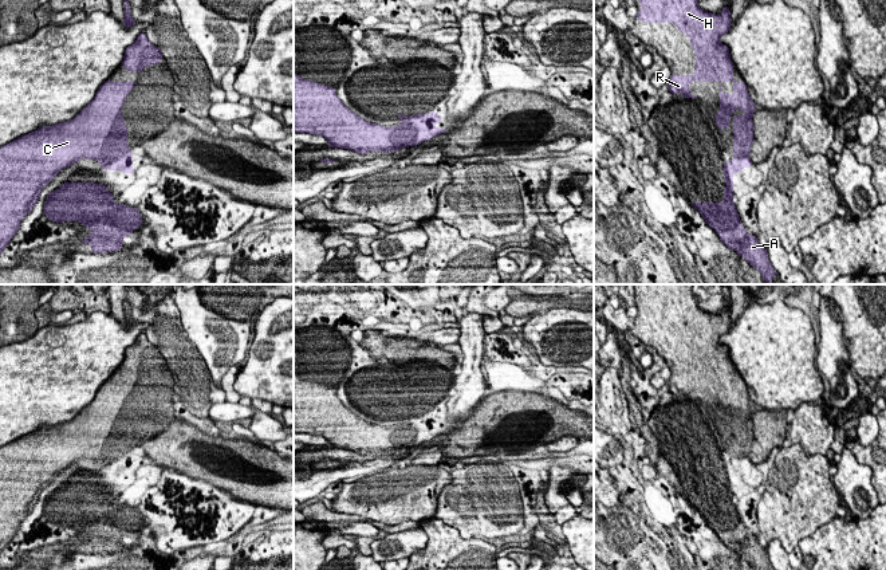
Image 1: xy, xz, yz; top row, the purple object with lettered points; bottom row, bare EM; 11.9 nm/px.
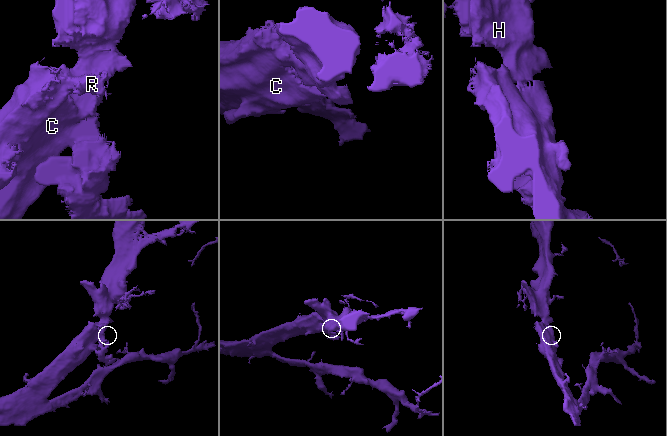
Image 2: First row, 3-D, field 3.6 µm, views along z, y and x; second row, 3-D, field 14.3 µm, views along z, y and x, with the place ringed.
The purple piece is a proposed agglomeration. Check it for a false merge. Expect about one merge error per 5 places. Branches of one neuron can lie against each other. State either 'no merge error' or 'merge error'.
no merge error

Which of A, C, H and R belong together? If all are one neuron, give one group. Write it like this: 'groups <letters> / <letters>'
groups A C H R

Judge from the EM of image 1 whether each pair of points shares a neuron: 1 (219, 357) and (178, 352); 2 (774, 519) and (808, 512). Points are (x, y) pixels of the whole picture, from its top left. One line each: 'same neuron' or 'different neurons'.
1: different neurons
2: same neuron

